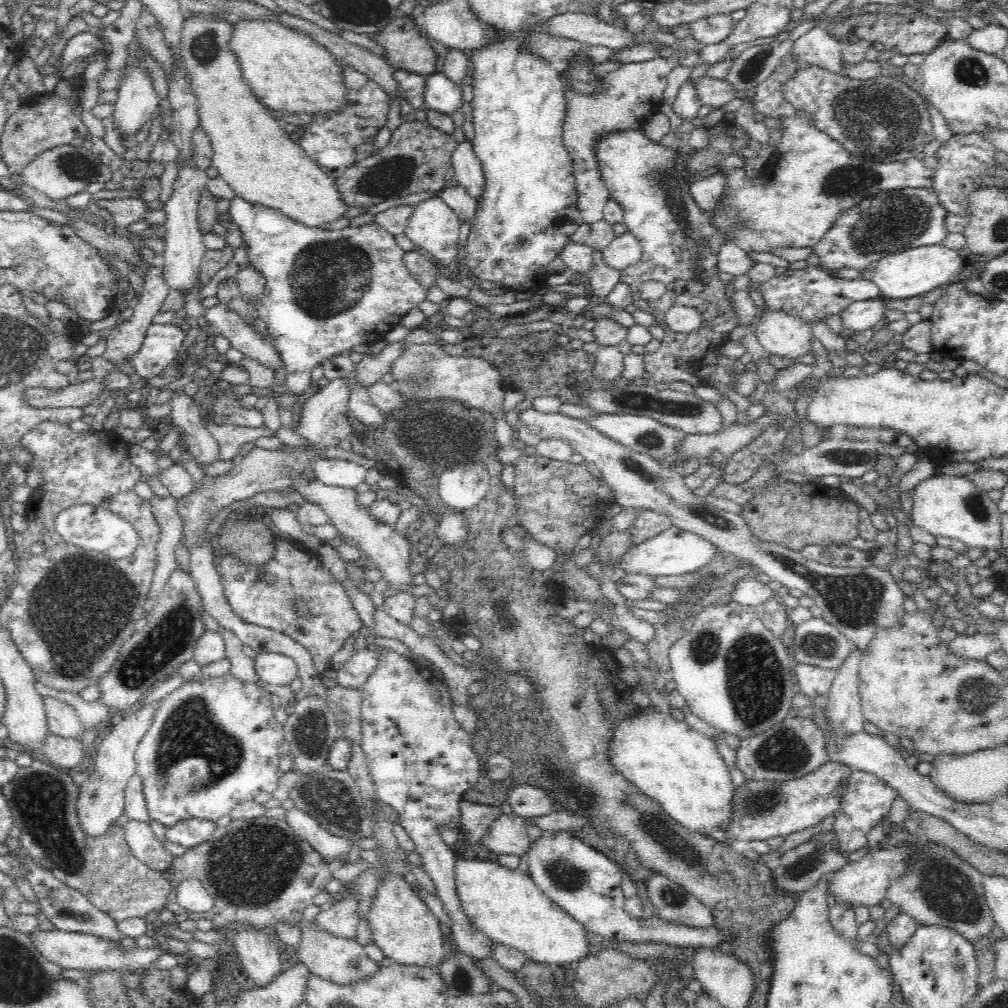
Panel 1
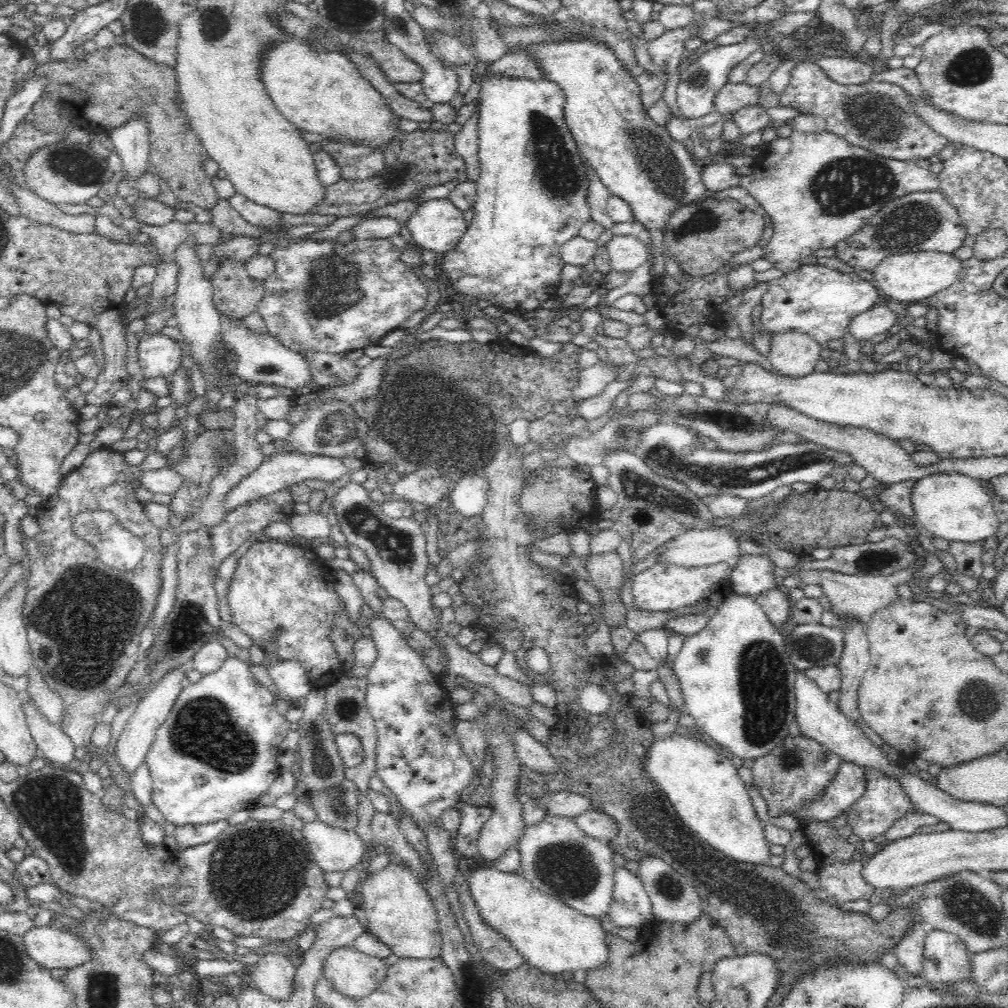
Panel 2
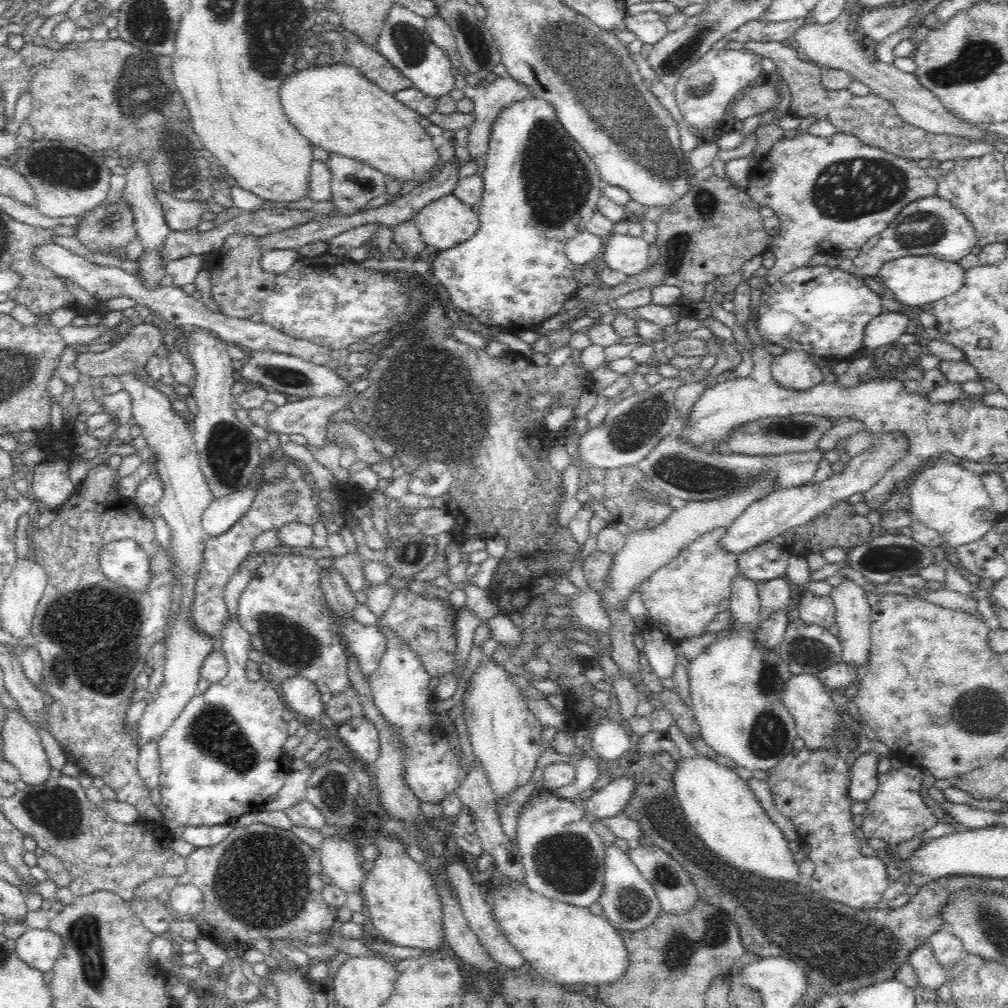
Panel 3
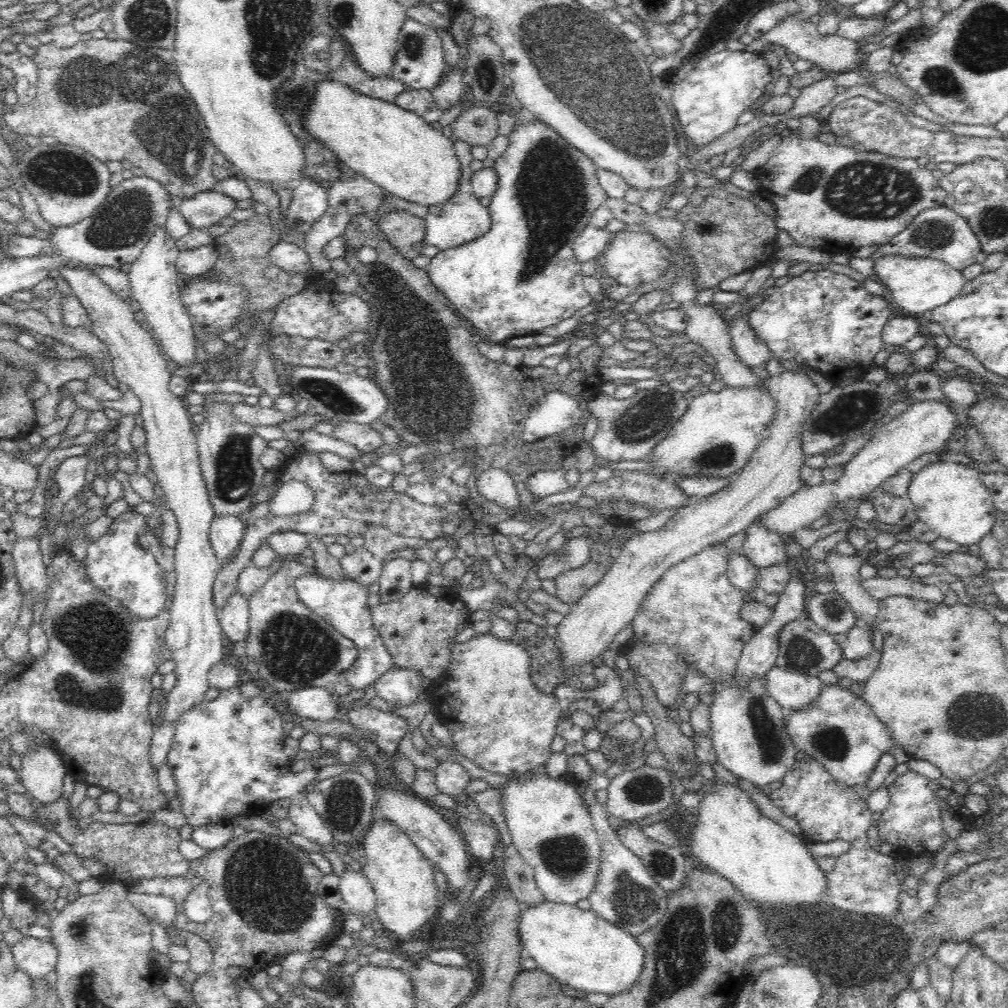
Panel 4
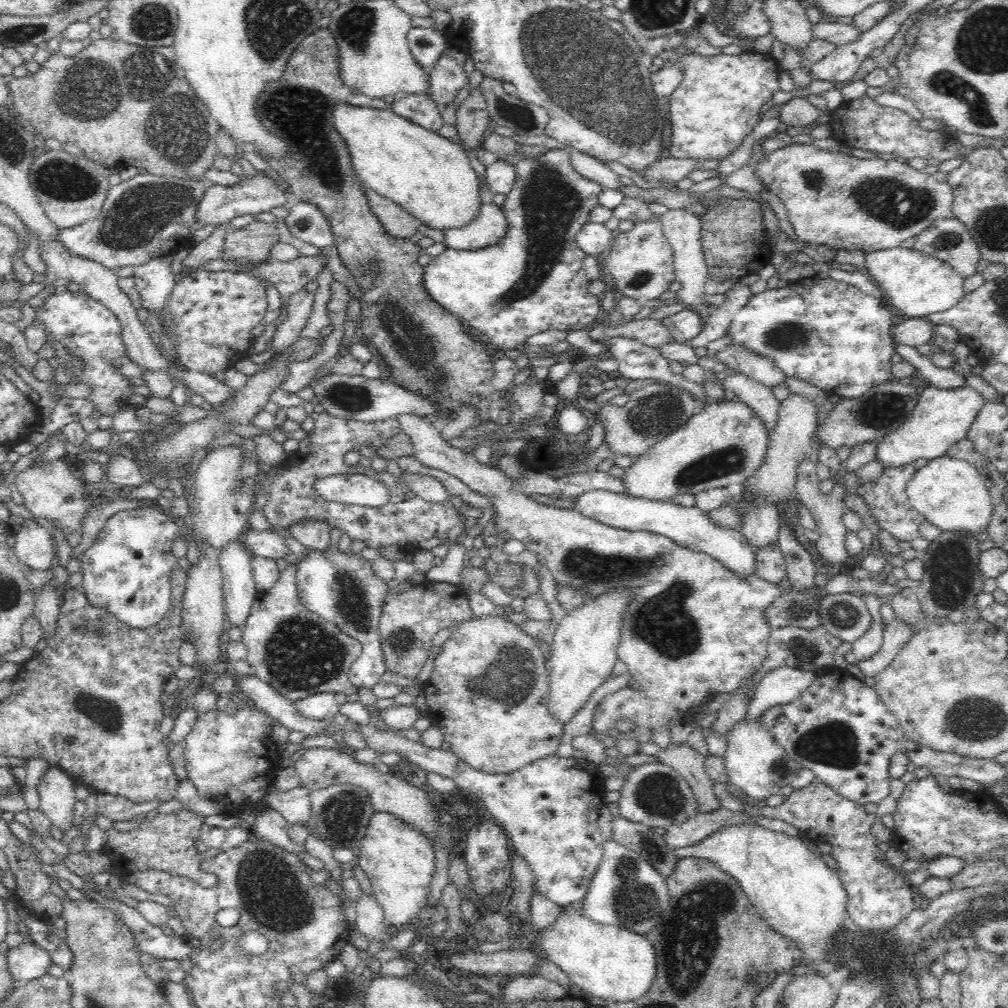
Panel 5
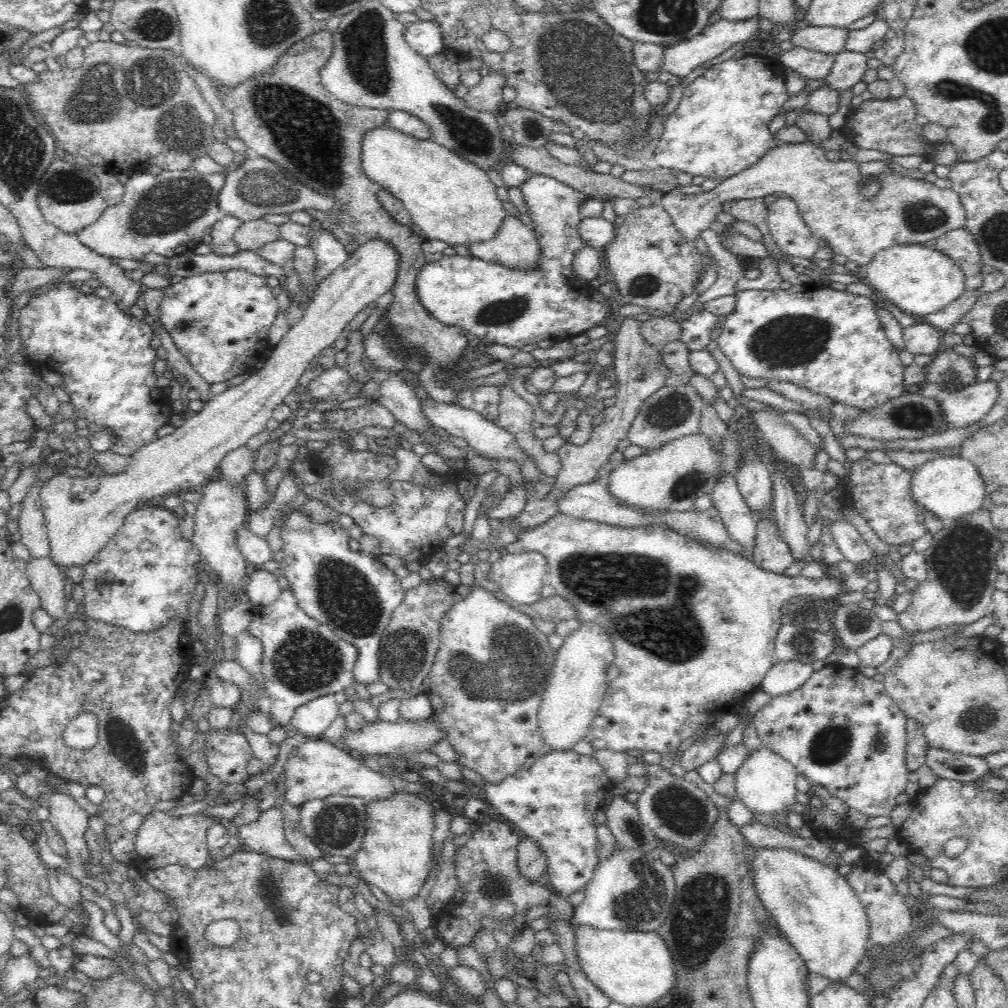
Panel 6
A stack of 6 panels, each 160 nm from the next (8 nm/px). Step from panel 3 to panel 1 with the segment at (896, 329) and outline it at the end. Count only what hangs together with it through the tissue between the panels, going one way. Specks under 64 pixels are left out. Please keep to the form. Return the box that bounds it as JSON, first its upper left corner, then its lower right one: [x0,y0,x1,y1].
[841,299,886,334]

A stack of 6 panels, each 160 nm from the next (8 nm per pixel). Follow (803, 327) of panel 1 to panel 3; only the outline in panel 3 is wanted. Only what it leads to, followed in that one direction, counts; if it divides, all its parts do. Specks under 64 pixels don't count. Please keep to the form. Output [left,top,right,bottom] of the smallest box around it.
[771,349,824,392]

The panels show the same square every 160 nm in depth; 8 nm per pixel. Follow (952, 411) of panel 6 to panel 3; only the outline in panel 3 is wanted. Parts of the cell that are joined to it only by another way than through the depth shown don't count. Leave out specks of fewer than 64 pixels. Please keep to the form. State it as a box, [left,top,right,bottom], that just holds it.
[721,430,911,554]

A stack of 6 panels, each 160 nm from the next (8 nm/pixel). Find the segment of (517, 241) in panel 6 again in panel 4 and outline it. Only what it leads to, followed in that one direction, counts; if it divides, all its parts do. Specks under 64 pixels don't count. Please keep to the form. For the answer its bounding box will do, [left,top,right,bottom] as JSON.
[424,191,492,251]

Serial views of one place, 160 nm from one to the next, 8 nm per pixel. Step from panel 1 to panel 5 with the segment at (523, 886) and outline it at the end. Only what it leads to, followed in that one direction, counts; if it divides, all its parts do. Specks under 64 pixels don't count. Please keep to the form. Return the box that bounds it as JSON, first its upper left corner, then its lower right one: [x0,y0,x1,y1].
[535,906,656,1003]

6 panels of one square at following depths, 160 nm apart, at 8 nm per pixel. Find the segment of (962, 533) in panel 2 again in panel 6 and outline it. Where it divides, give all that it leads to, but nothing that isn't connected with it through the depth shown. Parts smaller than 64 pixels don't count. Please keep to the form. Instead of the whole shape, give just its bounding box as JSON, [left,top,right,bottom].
[911,454,987,521]

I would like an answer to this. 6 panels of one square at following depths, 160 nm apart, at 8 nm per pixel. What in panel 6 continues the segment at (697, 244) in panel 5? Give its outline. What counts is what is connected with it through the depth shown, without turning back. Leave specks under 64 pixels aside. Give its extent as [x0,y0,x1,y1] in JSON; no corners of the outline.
[663,140,966,273]

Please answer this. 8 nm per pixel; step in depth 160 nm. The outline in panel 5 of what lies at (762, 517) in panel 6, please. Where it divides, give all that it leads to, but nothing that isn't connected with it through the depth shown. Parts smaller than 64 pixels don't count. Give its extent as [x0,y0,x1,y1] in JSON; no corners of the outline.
[753,544,787,583]

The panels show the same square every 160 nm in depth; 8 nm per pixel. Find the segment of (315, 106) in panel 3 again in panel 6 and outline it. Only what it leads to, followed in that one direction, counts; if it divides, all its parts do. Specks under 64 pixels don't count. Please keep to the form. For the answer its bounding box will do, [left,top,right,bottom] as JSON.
[362,125,511,246]

